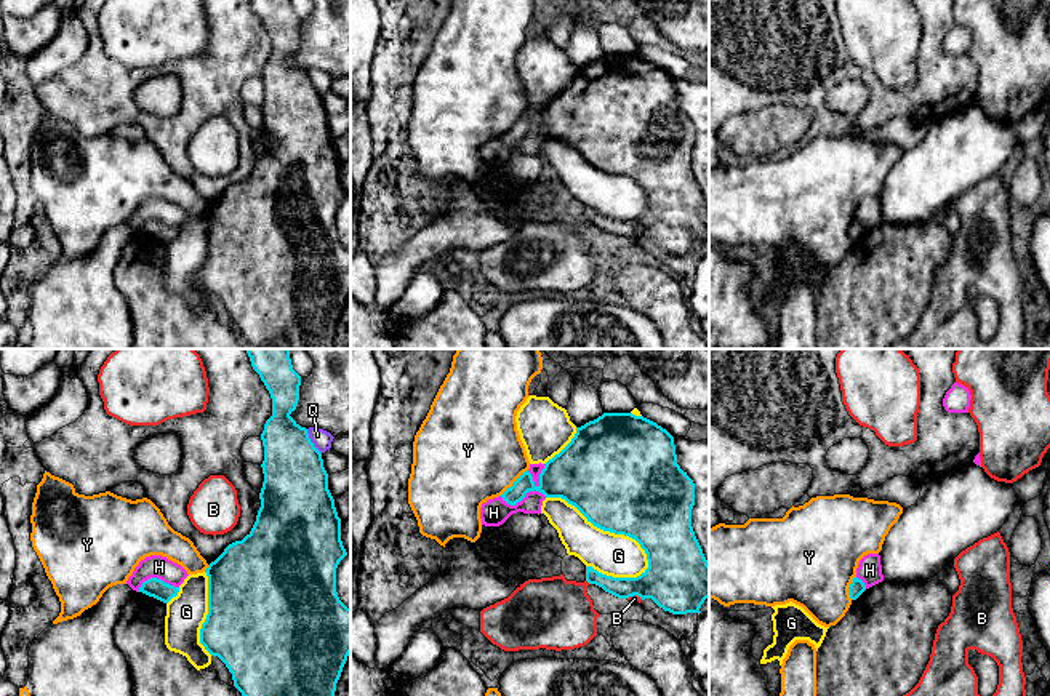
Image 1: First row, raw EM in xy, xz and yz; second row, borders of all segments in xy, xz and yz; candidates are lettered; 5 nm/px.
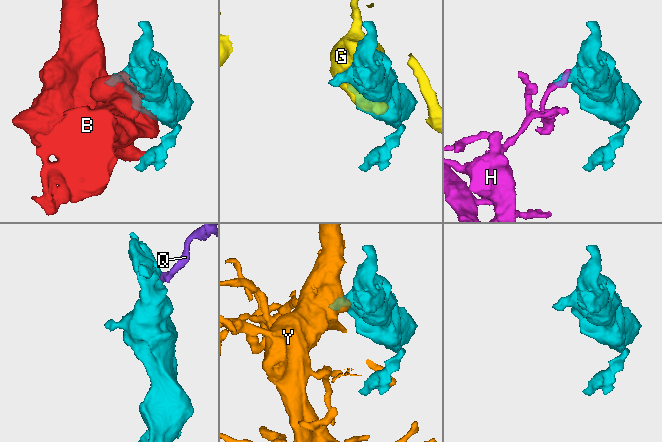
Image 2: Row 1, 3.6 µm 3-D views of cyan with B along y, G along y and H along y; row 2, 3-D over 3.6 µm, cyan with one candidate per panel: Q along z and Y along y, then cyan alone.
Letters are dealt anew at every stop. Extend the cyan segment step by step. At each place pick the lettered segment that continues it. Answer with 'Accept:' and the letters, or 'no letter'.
Accept: no letter

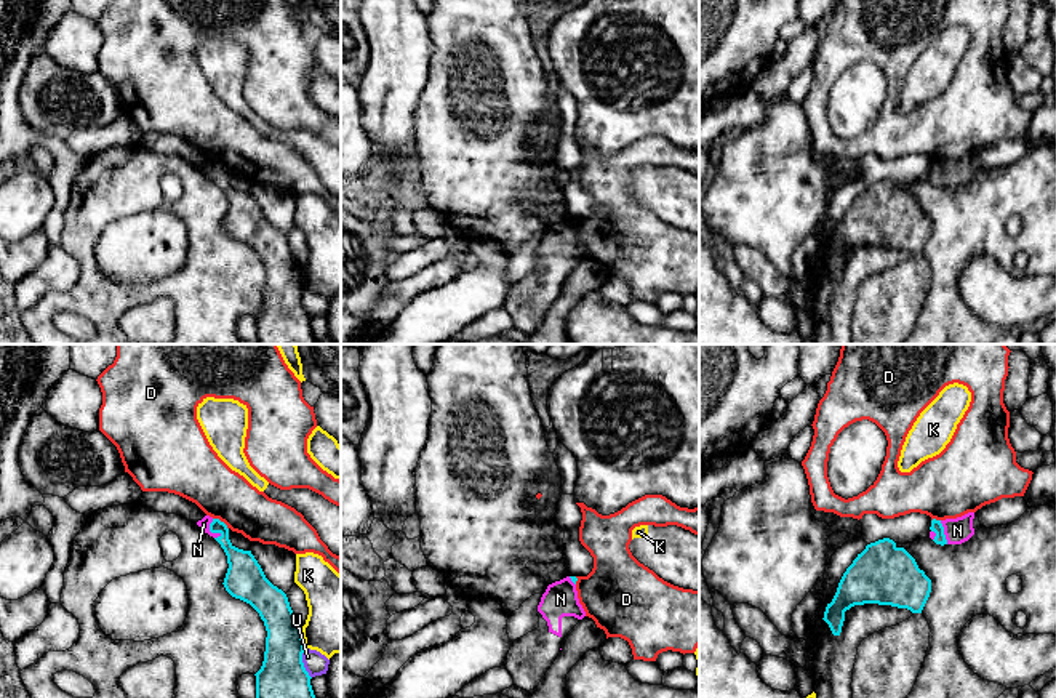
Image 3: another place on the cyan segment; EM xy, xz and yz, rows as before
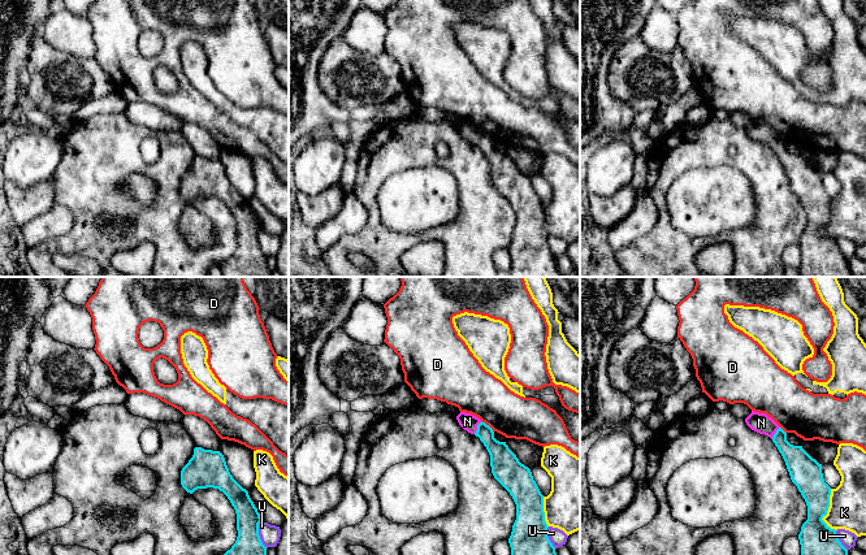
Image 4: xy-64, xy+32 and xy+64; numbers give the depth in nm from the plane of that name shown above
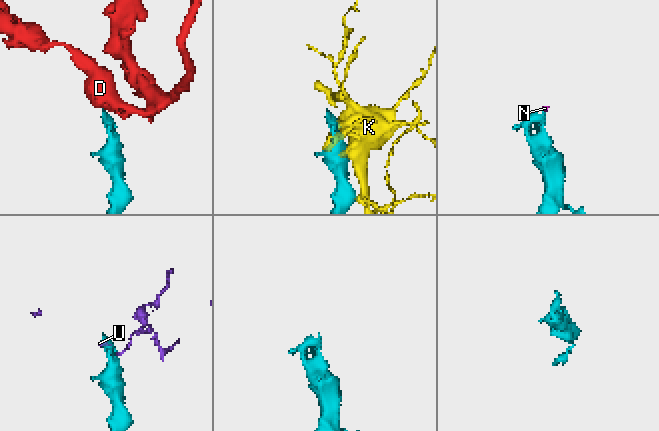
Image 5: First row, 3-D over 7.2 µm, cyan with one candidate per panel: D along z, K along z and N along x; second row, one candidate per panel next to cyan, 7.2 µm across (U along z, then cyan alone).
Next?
Accept: N

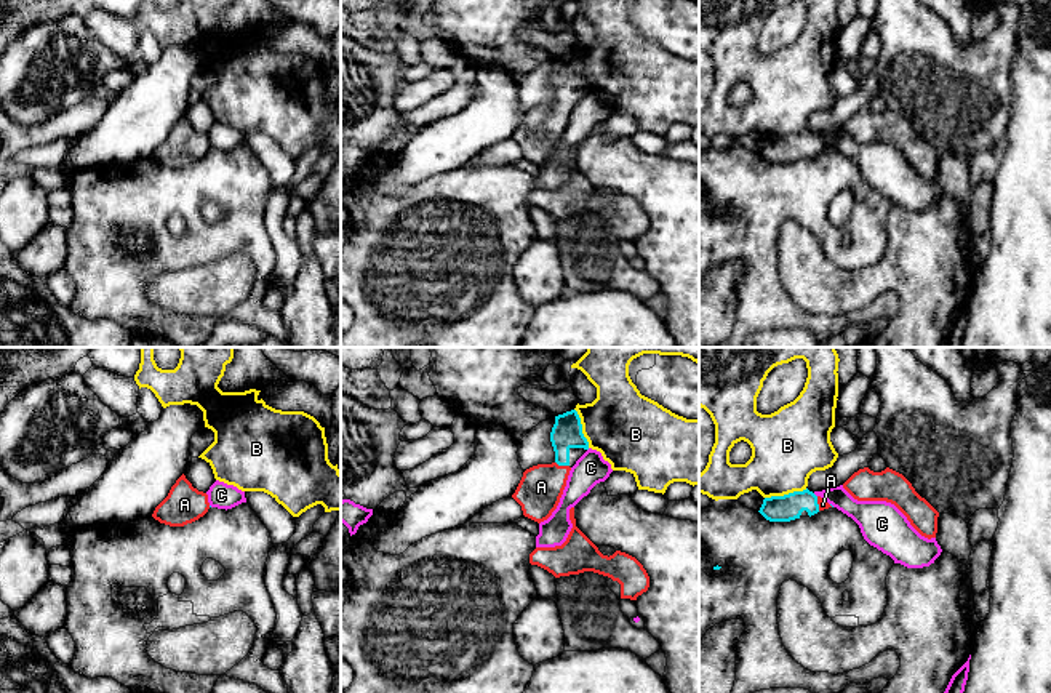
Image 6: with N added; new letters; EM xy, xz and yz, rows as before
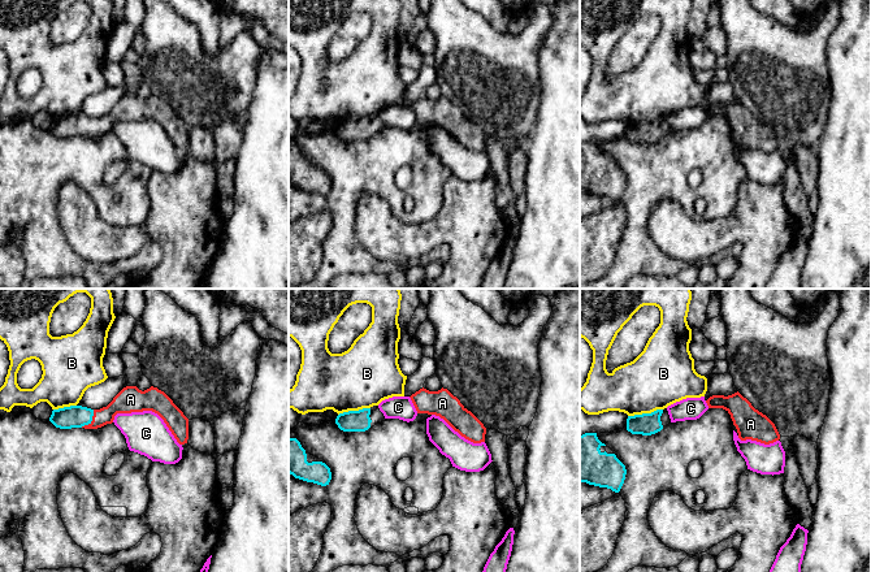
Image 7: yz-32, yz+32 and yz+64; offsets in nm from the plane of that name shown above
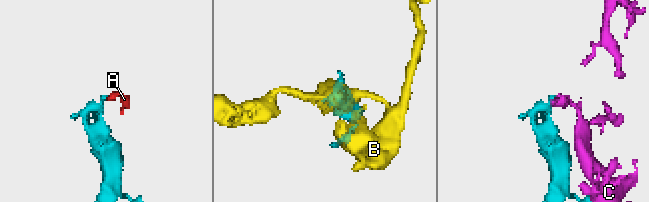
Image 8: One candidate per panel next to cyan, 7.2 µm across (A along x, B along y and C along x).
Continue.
Accept: A

